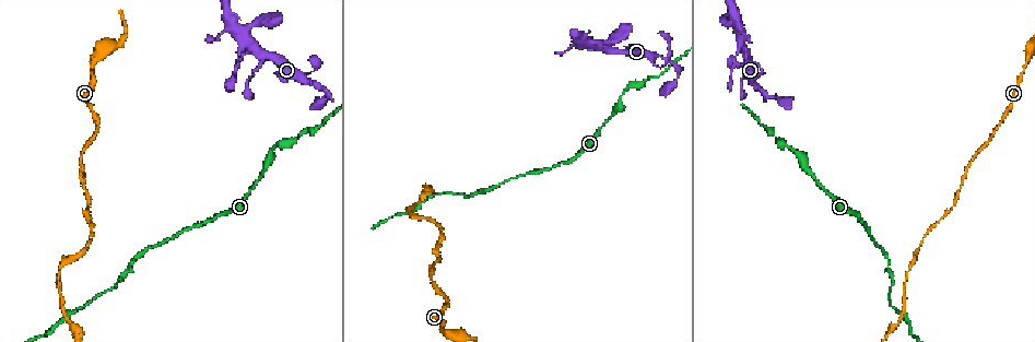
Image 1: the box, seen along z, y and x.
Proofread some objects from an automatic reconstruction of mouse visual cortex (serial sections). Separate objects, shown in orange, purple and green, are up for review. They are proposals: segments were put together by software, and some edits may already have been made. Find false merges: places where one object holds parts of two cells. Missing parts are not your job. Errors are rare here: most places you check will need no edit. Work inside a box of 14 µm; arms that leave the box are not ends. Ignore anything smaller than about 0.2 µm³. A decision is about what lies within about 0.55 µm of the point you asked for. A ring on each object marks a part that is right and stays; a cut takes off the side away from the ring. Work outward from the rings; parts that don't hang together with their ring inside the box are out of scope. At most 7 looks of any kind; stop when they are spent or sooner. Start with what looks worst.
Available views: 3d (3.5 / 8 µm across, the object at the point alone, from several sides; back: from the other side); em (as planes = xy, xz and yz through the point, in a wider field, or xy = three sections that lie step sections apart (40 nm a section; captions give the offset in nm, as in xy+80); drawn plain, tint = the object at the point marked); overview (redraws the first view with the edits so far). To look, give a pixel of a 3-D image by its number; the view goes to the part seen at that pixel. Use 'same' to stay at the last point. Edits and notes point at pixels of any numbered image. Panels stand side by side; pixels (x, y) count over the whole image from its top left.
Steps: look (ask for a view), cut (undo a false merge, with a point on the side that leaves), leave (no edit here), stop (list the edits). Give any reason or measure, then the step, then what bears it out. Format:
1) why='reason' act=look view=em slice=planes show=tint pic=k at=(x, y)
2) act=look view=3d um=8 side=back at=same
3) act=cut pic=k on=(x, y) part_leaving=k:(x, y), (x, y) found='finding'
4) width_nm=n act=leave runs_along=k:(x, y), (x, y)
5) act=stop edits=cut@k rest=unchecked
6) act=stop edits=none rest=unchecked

why='side arm on a straight run' act=look view=3d um=3.5 side=back pic=1 at=(241, 35)

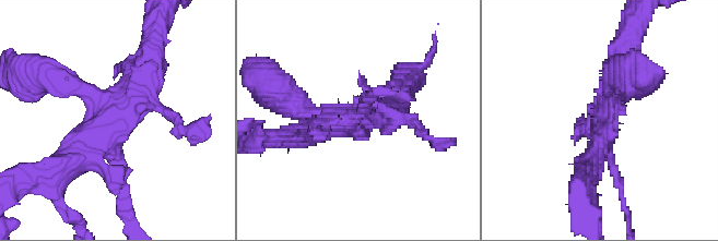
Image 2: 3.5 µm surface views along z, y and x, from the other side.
why='now the EM' act=look view=em slice=planes show=plain pic=2 at=(110, 116)

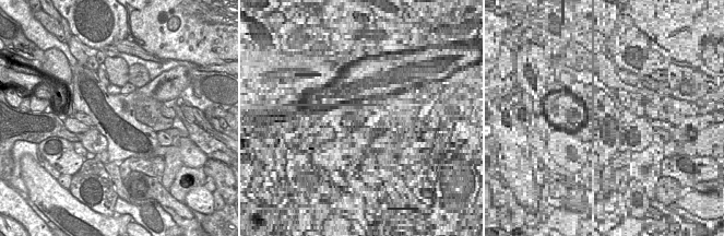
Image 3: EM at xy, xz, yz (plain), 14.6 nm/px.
act=look view=em slice=planes show=tint at=same

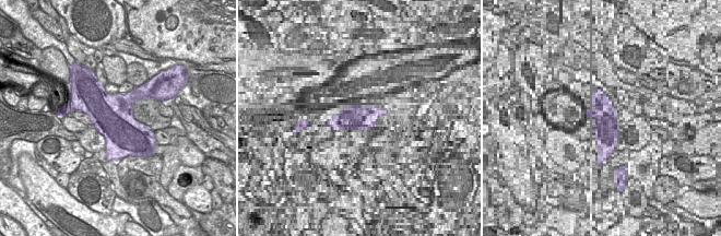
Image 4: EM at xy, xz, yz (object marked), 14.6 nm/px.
act=leave found='one cell here'

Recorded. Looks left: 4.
why='calibre changes' act=look view=3d um=3.5 pic=1 at=(94, 64)

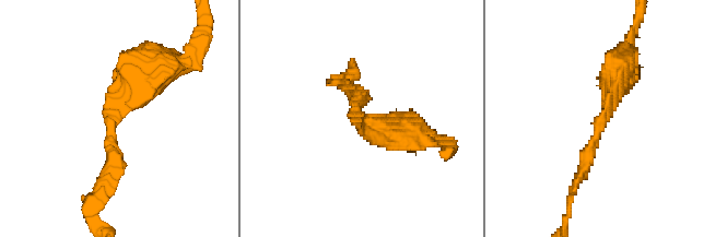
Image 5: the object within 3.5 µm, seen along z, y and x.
arm_widths_nm=200,400 act=look view=em slice=xy step=3 show=tint pic=5 at=(115, 115)

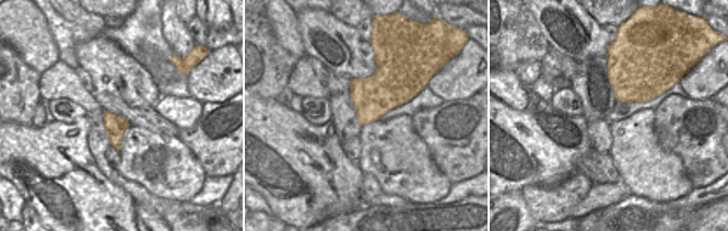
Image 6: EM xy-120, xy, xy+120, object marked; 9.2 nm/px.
act=leave runs_along=5:(107, 177), (114, 114), (167, 63) found='continuous, no second cell'

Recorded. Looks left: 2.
act=stop edits=none rest=unchecked

